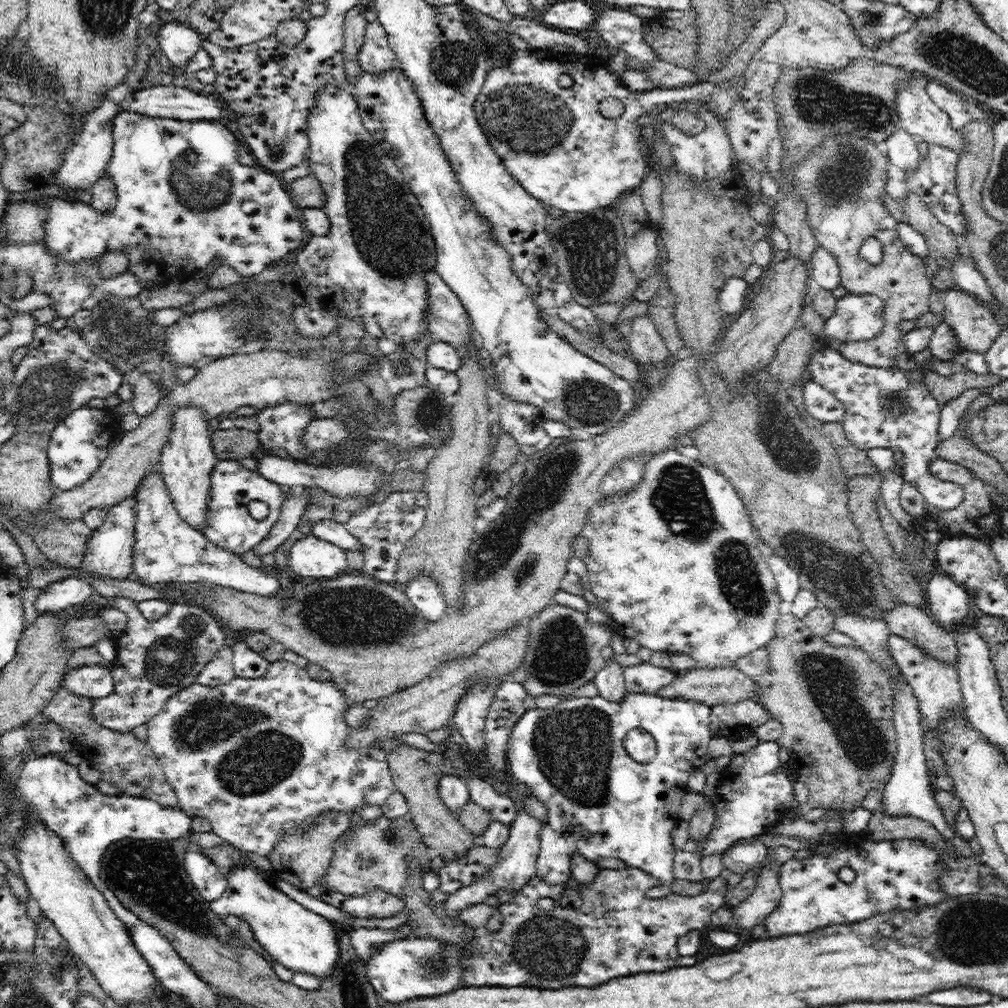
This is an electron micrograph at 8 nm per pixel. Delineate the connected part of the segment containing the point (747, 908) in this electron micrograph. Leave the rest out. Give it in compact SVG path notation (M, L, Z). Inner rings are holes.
M762 864L757 870L756 888L741 904L732 908L737 930L747 928L754 931L754 926L764 925L766 918L779 906L782 891L778 869Z

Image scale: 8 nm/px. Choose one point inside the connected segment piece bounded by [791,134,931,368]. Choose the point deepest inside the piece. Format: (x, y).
(840, 182)

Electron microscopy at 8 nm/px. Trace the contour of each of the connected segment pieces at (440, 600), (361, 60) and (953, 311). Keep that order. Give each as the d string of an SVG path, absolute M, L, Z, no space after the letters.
M419 575L402 586L415 609L429 622L438 622L447 608L438 583L430 576Z
M378 19L367 22L362 48L356 59L364 73L383 73L392 68L396 56L388 42L386 31Z
M950 289L943 297L943 321L956 334L958 348L985 355L999 336L1002 324L972 294Z

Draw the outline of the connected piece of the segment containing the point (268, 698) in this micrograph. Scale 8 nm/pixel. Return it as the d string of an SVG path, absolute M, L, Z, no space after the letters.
M280 660L272 662L268 672L260 678L242 678L236 676L228 684L219 684L210 687L201 685L198 682L186 686L184 690L176 692L166 700L166 704L161 708L152 720L147 722L147 743L152 747L157 756L160 767L163 769L167 782L174 790L179 807L190 817L202 817L211 822L212 833L224 839L230 845L242 851L251 852L260 856L268 856L274 852L276 844L290 832L300 830L300 827L313 825L318 816L326 812L346 812L348 815L360 813L366 806L380 806L397 791L386 760L386 752L382 749L375 749L372 746L366 748L347 748L345 742L348 736L349 726L346 724L345 716L349 706L345 701L344 693L330 681L318 681L311 679L304 668Z

